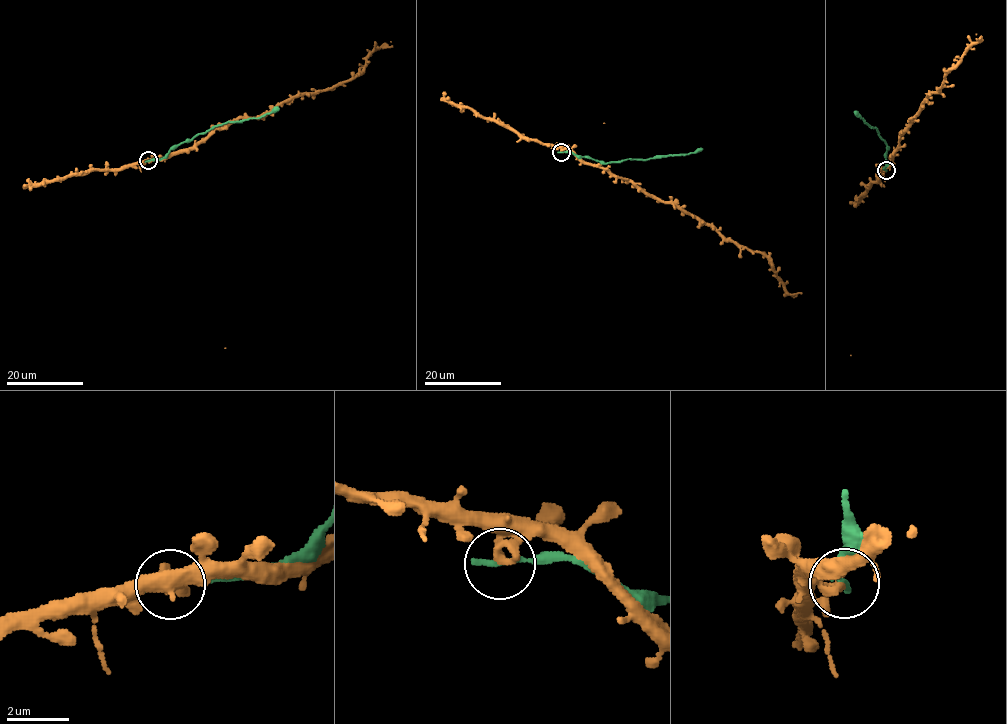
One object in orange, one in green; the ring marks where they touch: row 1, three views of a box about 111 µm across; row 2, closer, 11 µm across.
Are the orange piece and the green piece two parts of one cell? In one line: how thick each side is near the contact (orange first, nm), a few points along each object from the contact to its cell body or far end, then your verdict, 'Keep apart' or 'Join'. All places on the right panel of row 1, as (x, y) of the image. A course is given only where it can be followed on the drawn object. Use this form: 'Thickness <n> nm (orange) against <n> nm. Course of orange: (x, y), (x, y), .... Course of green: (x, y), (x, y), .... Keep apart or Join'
Thickness 400 nm (orange) against 200 nm. Course of orange: (885, 170), (881, 169), (927, 95), (936, 92), (945, 76), (979, 40), (977, 34). Course of green: (885, 170), (885, 141), (875, 127), (854, 111). Keep apart

